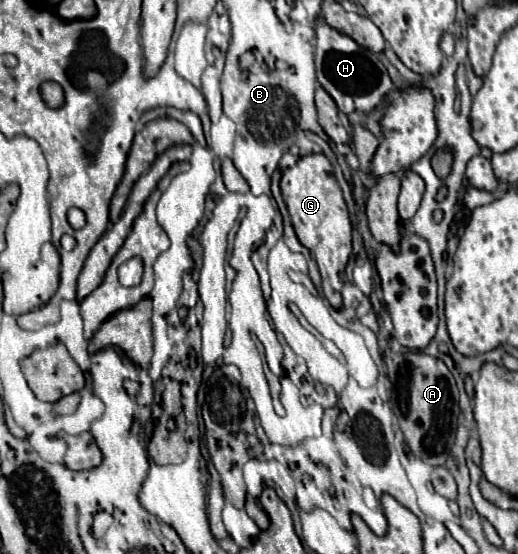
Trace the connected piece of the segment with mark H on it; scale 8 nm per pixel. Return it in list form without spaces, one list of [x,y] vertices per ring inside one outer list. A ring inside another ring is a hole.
[[[316,17],[316,73],[320,85],[334,97],[340,111],[346,115],[354,113],[372,113],[388,95],[392,95],[394,85],[386,71],[386,65],[374,51],[364,51],[354,39],[348,35],[340,35],[334,27],[324,23],[324,17]]]

